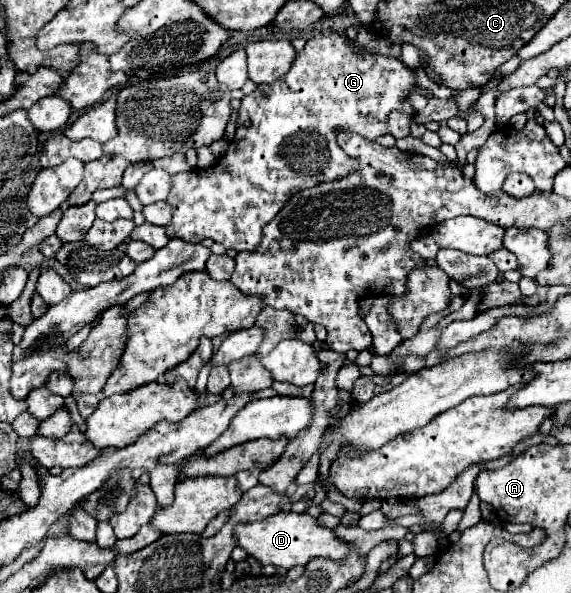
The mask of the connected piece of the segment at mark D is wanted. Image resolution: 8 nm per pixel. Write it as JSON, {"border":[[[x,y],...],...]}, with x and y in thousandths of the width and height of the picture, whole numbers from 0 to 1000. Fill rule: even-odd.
{"border":[[[513,862],[482,865],[461,879],[412,885],[412,912],[457,953],[478,953],[478,956],[496,956],[496,960],[534,953],[545,939],[573,939],[573,943],[590,946],[608,936],[608,916],[590,909],[580,892],[559,889],[555,879],[541,872],[538,865],[524,868]]]}

